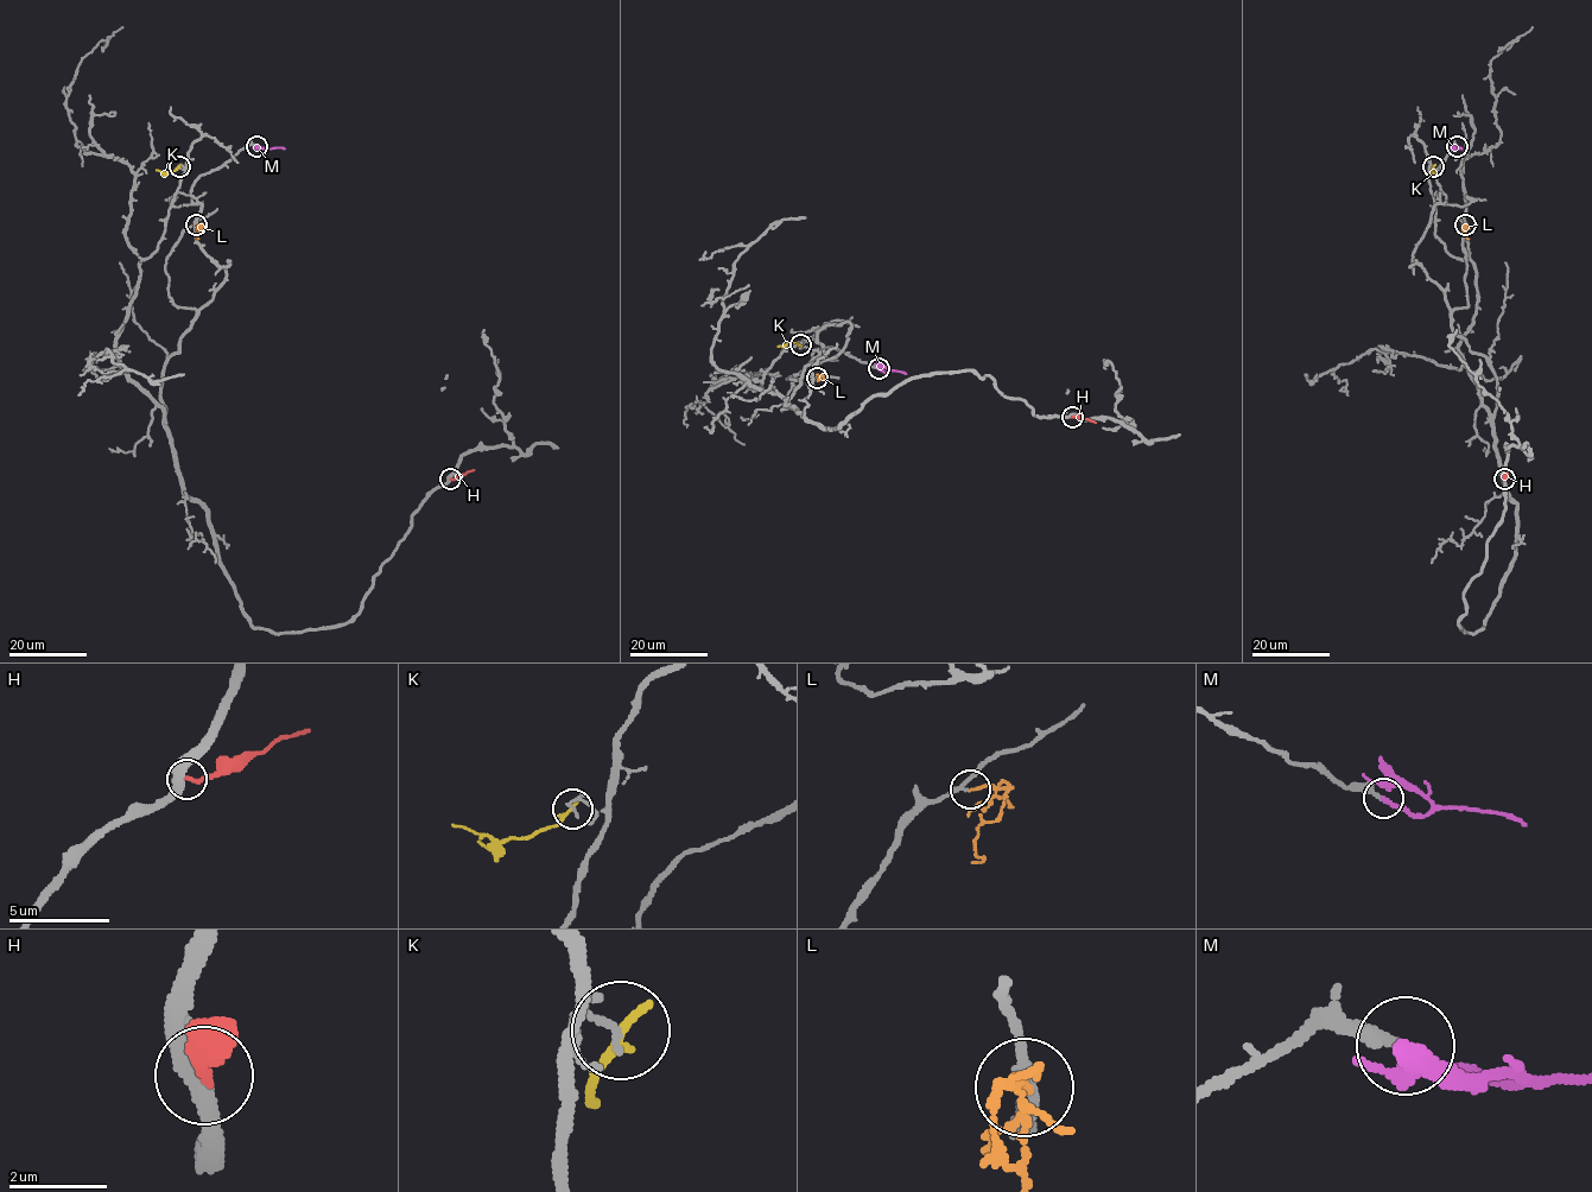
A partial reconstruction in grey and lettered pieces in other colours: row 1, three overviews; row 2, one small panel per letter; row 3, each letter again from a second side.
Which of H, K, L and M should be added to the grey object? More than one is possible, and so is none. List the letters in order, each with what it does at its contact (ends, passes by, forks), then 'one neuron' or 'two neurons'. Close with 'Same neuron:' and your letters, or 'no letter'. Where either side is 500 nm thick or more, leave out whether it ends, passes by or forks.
H: it ends there; two neurons
K: it ends there; two neurons
L: it ends there; one neuron
M: it ends there; one neuron
Same neuron: L, M

